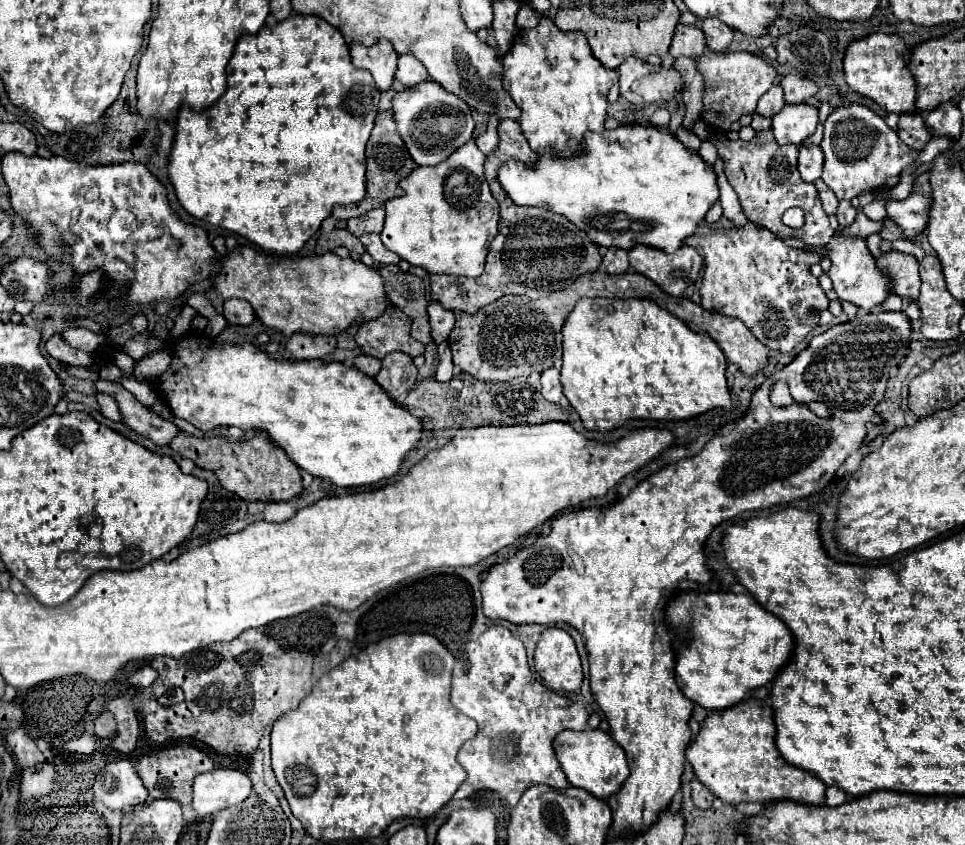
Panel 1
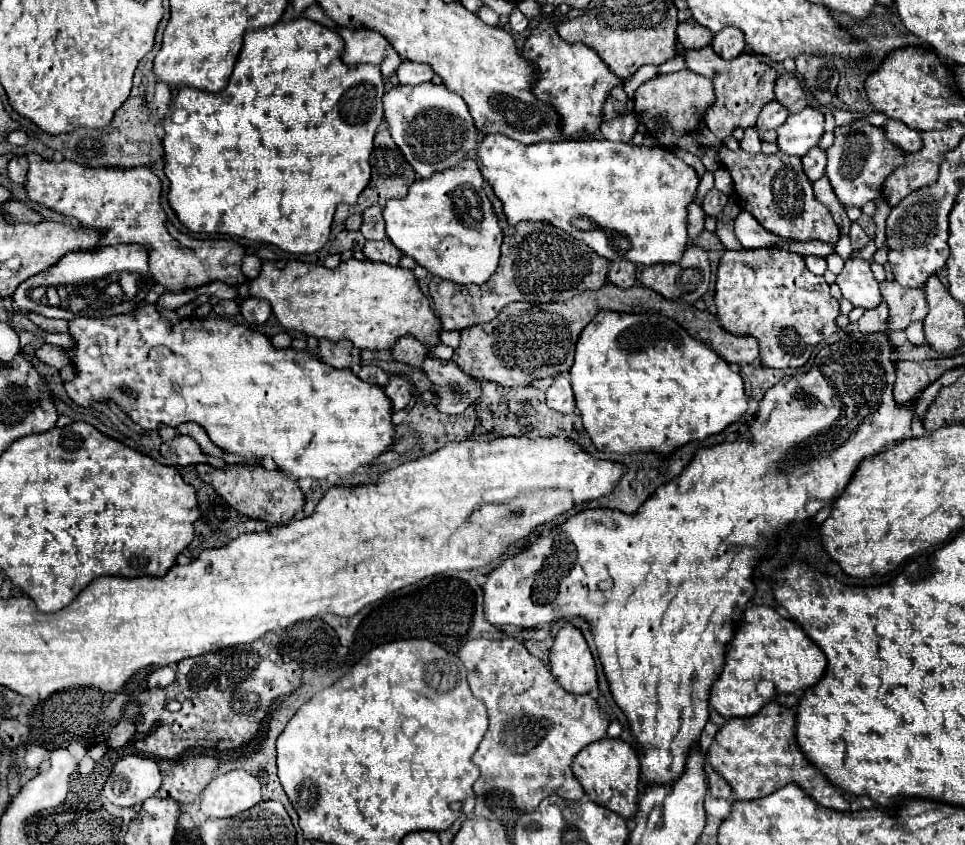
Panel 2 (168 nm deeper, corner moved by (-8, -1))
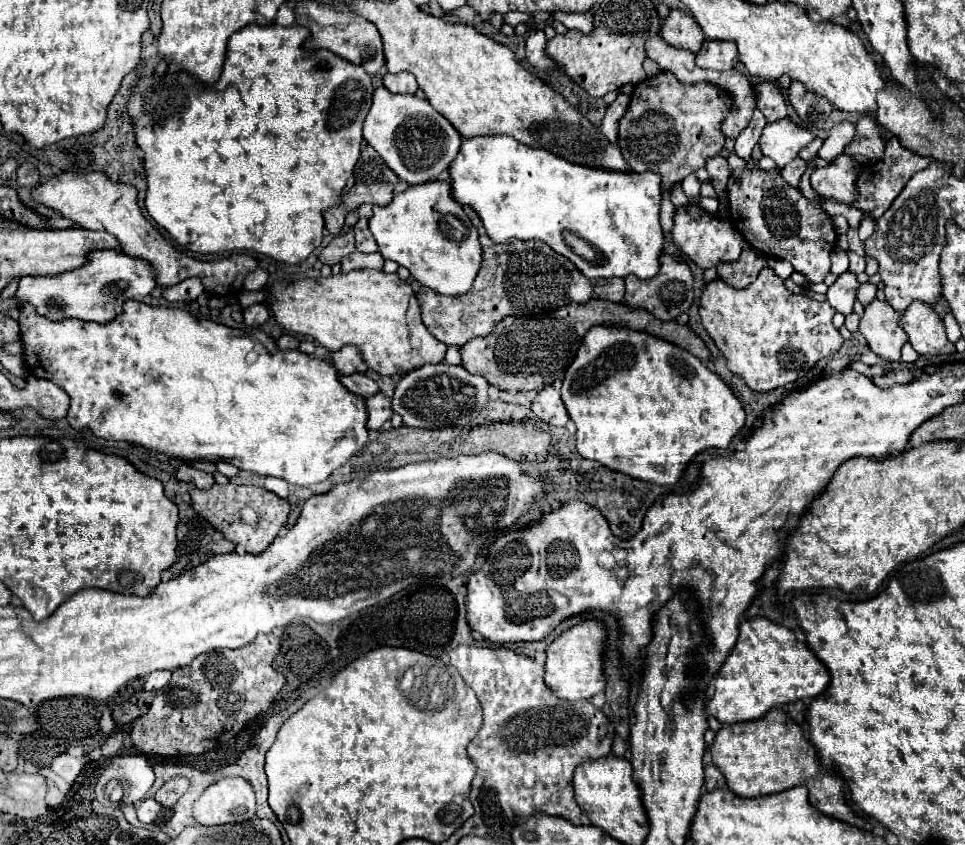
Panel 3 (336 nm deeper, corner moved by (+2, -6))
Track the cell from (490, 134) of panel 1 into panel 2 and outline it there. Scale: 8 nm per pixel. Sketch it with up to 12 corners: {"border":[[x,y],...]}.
{"border":[[521,144],[477,164],[509,224],[675,264],[699,176],[663,146]]}

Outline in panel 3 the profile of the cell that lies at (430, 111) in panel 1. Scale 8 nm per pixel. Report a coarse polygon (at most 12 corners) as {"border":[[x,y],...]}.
{"border":[[373,93],[363,139],[399,179],[435,181],[461,135],[427,99]]}

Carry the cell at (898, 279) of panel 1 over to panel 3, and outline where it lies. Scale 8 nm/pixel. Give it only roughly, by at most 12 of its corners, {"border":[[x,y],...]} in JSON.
{"border":[[889,303],[865,307],[859,333],[885,361],[899,361],[907,343]]}

